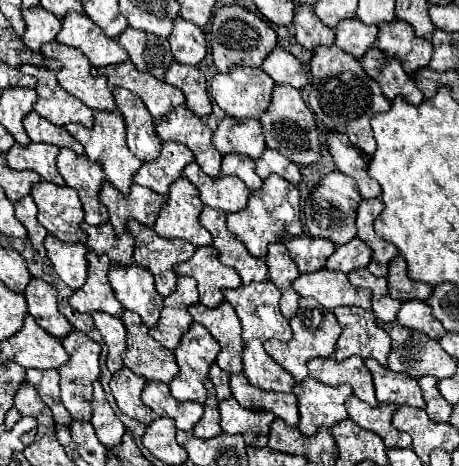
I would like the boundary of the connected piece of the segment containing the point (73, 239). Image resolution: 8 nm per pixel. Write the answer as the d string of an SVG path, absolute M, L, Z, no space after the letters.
M40 181L32 187L32 199L38 205L38 221L48 229L48 233L56 235L64 243L82 243L84 241L84 231L80 223L84 221L84 211L82 203L78 199L78 193L72 187L58 187L48 181Z

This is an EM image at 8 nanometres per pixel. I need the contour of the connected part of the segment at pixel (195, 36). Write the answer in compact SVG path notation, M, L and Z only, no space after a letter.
M182 17L176 19L176 27L170 35L170 47L174 59L182 65L200 65L206 57L206 37L204 31Z

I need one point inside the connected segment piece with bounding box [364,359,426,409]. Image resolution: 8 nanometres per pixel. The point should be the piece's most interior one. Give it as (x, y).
(398, 388)

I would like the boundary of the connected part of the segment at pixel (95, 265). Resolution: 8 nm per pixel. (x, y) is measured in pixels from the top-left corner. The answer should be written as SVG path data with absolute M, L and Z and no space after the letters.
M88 253L88 281L82 289L74 291L68 299L70 305L80 313L94 313L104 311L114 317L124 315L124 305L114 297L114 291L108 281L110 259L104 255Z

